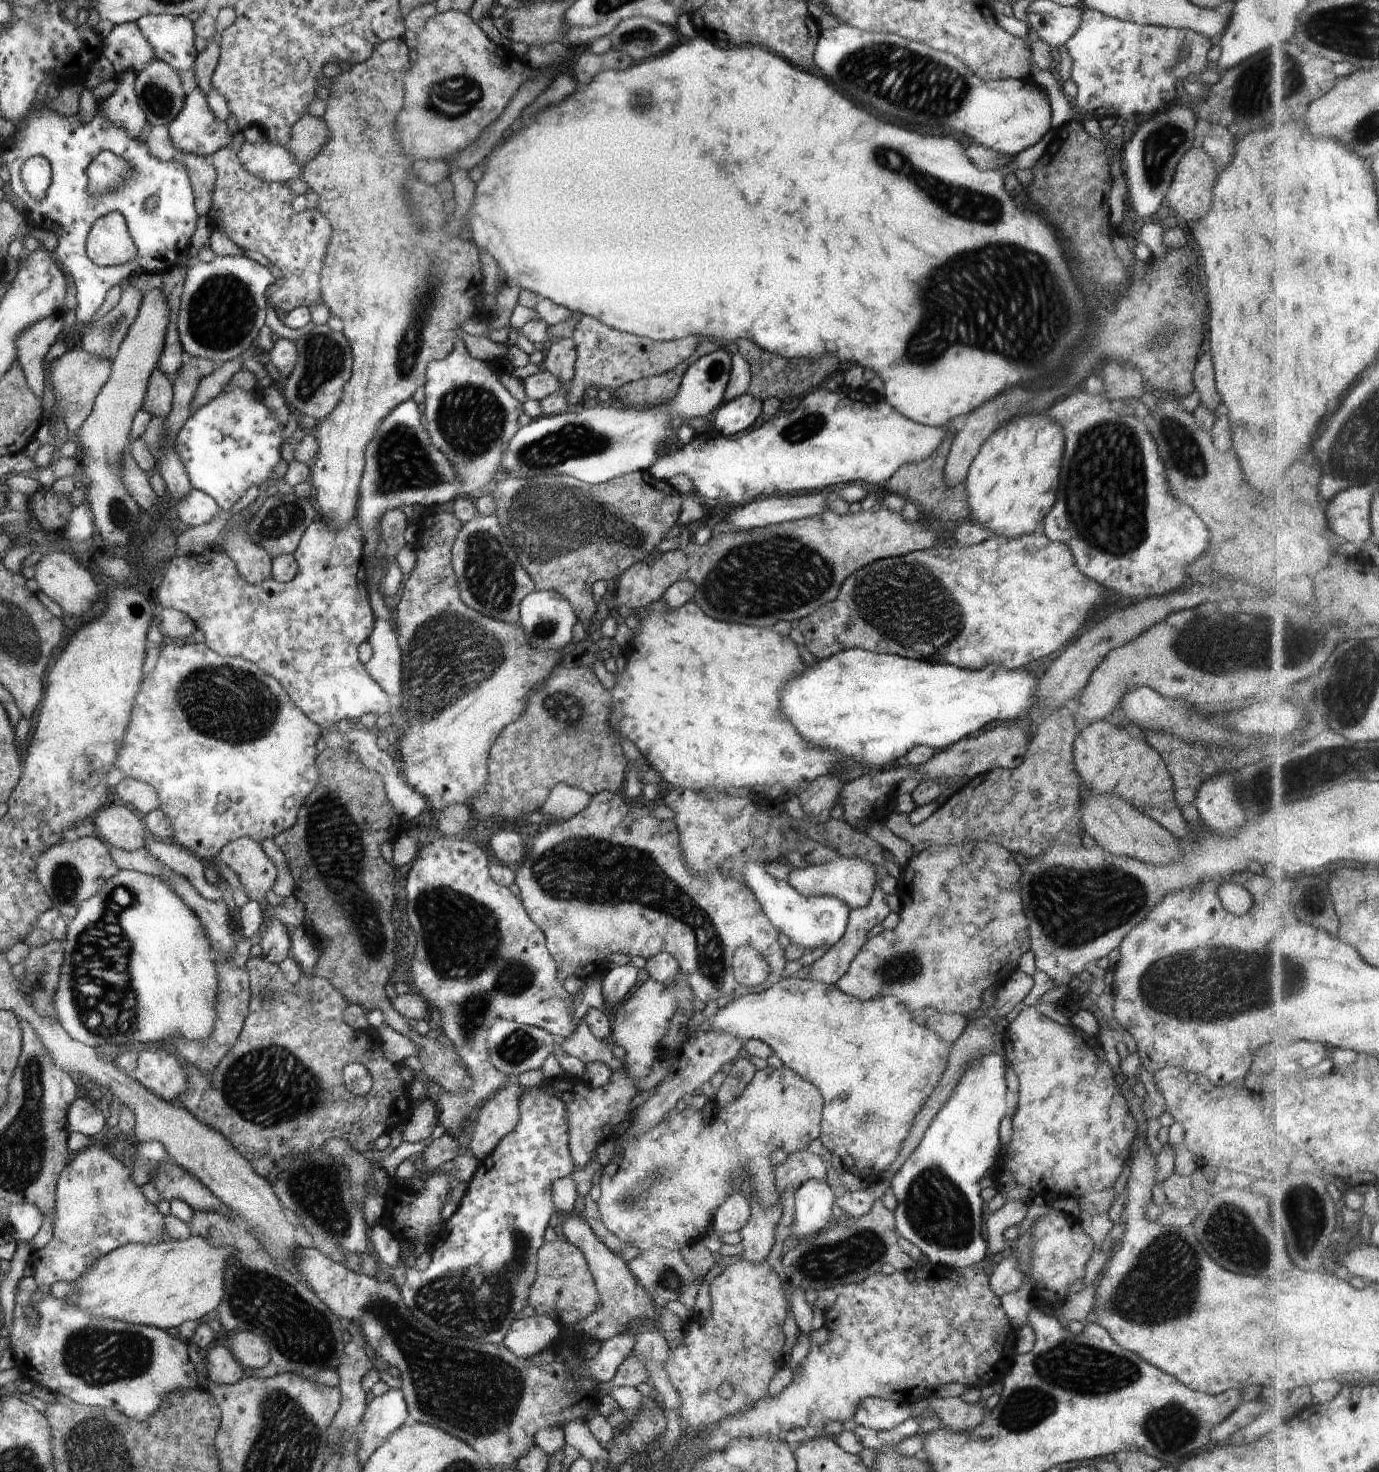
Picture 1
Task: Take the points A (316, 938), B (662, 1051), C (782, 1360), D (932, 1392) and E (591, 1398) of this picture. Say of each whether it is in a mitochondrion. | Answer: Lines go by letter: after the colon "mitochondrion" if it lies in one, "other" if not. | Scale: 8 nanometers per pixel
A: other
B: other
C: other
D: other
E: other

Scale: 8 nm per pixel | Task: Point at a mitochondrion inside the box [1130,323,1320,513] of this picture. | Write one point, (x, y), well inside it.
(1184, 453)

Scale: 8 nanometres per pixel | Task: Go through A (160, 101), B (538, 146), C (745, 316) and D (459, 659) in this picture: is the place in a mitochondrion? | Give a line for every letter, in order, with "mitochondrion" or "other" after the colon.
A: mitochondrion
B: other
C: other
D: mitochondrion

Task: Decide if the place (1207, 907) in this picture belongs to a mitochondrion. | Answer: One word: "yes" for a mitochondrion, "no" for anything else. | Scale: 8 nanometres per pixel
no

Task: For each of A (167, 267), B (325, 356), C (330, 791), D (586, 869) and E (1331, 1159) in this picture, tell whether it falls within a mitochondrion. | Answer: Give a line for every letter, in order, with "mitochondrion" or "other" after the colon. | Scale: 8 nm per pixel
A: other
B: mitochondrion
C: mitochondrion
D: mitochondrion
E: other

